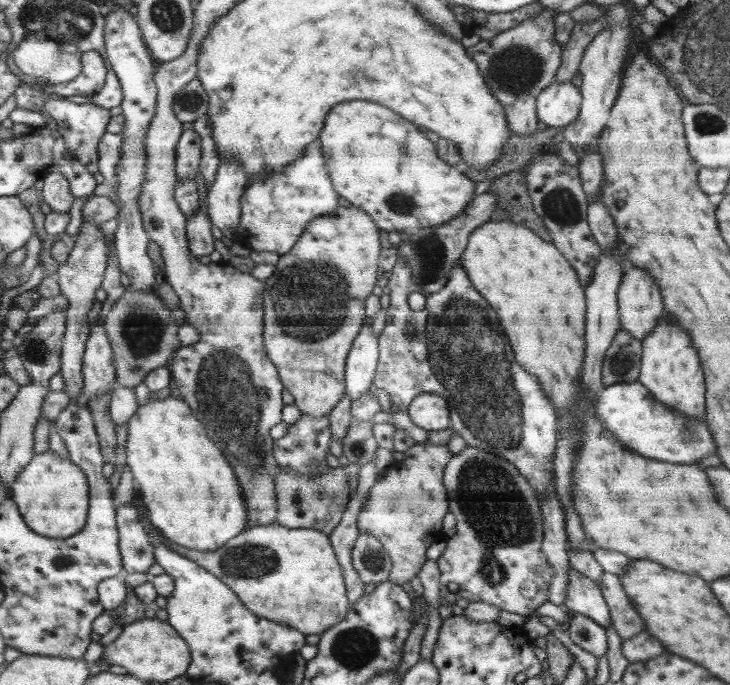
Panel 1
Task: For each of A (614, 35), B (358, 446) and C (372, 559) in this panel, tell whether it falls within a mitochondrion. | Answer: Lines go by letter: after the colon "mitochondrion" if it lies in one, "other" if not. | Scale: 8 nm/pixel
A: other
B: mitochondrion
C: mitochondrion

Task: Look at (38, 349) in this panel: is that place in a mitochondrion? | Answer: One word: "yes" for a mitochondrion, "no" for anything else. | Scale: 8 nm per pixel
yes

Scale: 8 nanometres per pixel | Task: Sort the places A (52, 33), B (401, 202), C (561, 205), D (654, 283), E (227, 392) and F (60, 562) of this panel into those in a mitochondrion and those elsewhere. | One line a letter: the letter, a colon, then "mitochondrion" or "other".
A: mitochondrion
B: mitochondrion
C: mitochondrion
D: other
E: mitochondrion
F: mitochondrion

